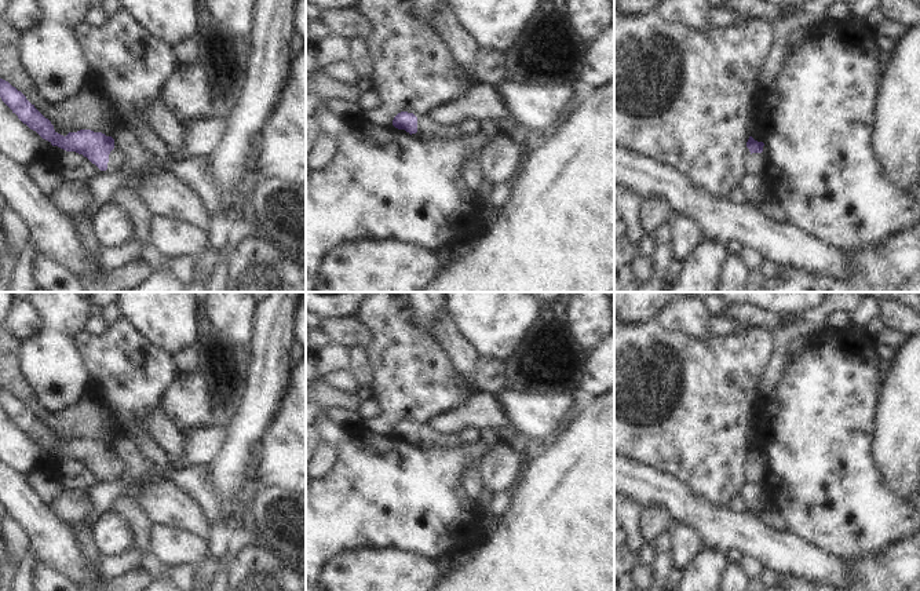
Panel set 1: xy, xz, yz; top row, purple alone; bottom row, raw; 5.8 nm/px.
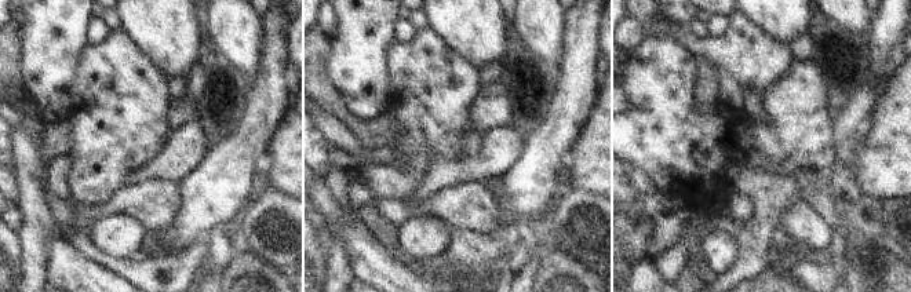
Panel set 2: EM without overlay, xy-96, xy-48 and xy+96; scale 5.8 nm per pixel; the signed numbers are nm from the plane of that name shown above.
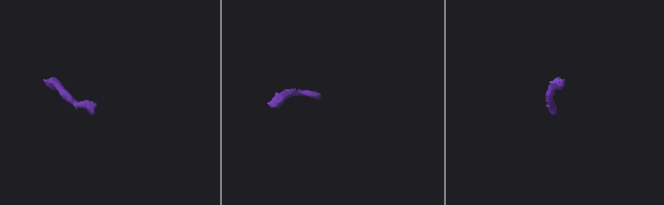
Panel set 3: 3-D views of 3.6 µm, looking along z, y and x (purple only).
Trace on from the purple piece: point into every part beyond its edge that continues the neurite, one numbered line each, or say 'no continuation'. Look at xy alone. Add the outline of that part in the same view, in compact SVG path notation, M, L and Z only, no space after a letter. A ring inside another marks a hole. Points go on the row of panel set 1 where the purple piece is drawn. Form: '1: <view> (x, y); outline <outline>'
1: xy (116, 159); outline M114 150L113 153L109 154L109 163L107 163L107 169L118 169L124 164L124 156L121 152Z

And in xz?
1: xz (426, 127); outline M428 117L417 118L417 132L421 134L424 139L456 138L463 135L456 125L441 125Z

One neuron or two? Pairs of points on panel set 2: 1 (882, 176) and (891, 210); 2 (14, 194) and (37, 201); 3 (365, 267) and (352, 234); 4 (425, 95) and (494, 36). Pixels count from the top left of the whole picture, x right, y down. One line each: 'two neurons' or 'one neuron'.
1: two neurons
2: two neurons
3: one neuron
4: two neurons

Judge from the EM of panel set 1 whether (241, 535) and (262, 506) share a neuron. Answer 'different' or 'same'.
different

